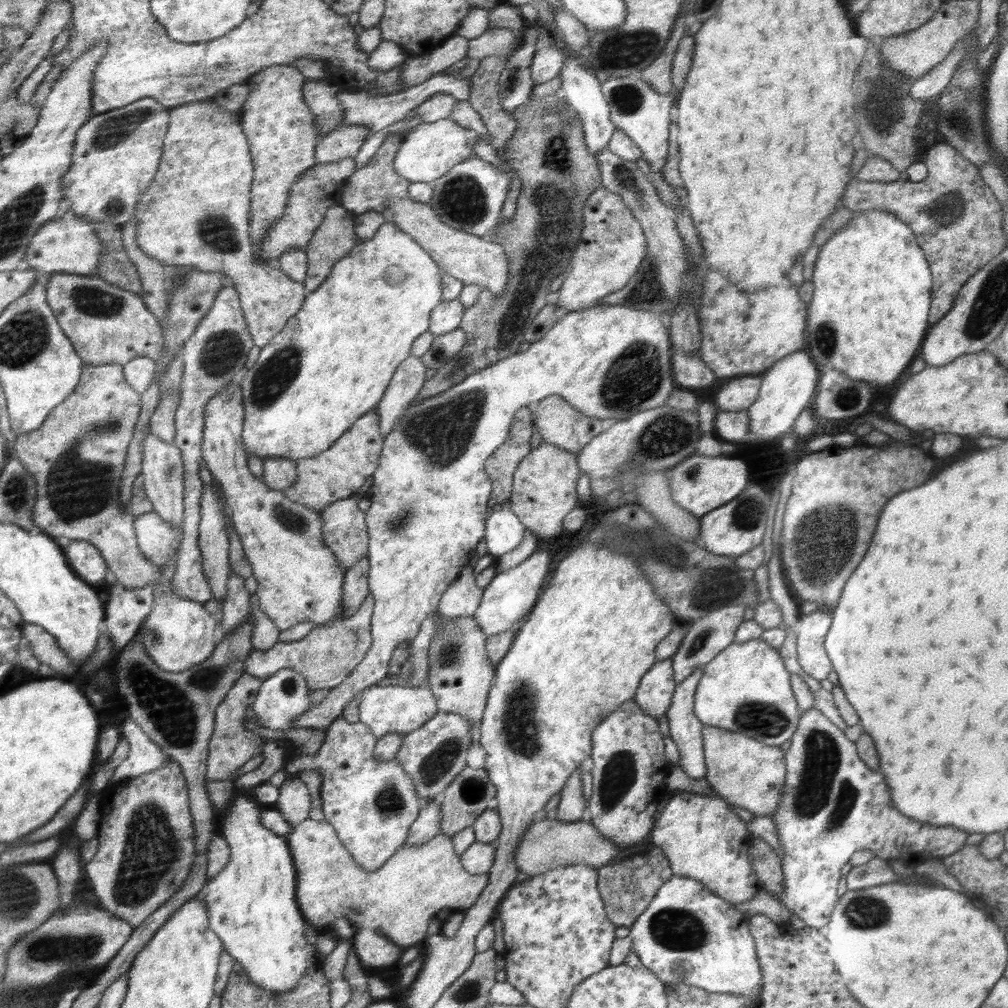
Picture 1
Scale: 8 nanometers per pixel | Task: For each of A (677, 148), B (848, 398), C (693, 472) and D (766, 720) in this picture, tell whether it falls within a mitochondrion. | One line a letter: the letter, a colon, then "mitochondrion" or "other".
A: other
B: mitochondrion
C: mitochondrion
D: mitochondrion

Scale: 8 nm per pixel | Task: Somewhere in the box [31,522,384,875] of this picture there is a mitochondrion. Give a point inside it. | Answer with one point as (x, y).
(174, 710)

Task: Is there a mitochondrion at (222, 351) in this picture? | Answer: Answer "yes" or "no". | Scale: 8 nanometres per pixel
yes

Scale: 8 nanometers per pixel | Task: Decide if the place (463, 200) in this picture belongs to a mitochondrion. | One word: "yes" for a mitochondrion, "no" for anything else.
yes

